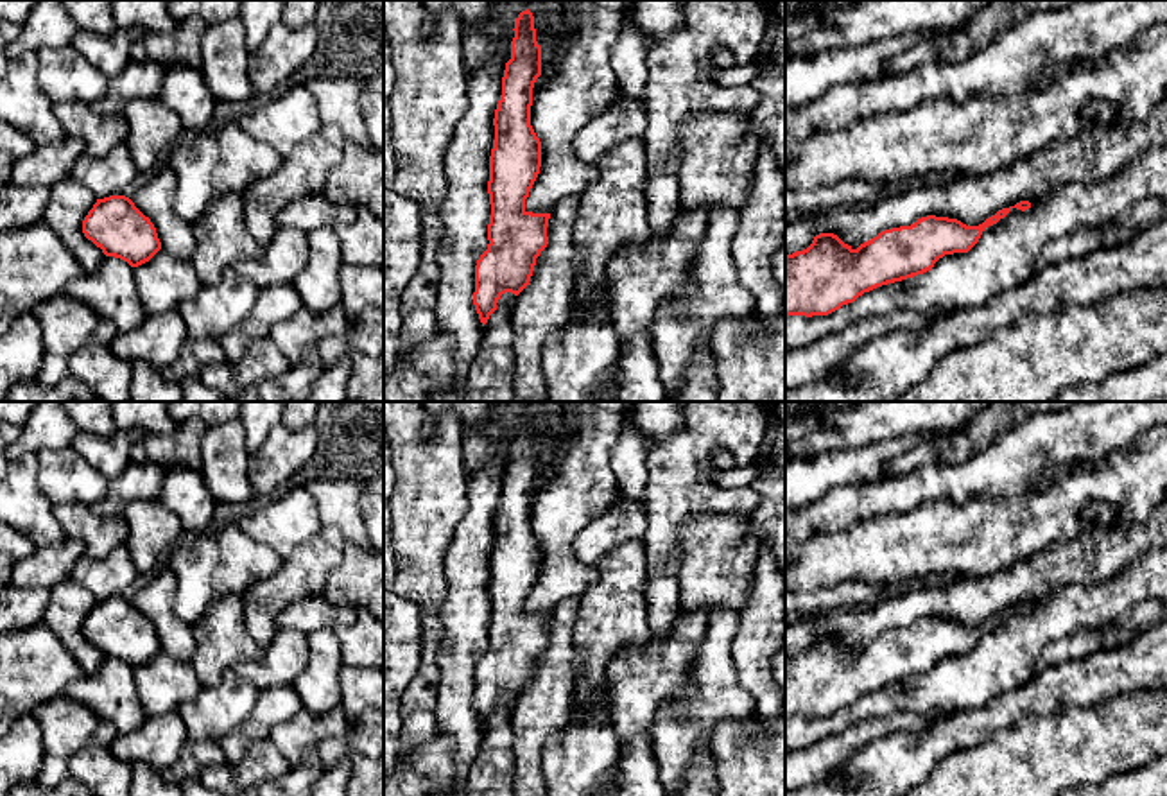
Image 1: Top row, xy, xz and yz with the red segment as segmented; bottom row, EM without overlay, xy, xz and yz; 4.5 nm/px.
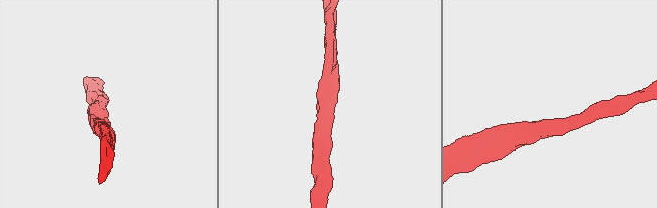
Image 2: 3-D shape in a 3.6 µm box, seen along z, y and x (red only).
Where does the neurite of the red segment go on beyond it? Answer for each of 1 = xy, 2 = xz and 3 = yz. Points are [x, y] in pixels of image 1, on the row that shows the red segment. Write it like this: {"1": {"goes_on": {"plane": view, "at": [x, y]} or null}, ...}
{"1": {"goes_on": null}, "2": {"goes_on": null}, "3": {"goes_on": null}}

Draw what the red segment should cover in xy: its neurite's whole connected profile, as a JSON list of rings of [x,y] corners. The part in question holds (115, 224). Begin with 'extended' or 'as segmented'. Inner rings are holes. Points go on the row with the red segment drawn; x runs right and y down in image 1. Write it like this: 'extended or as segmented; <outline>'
as segmented; [[[125,195],[97,199],[82,221],[82,233],[106,256],[115,256],[138,267],[160,249],[156,228]]]

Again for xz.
as segmented; [[[529,9],[518,14],[513,30],[511,59],[506,63],[493,118],[489,244],[475,265],[473,305],[482,326],[497,310],[502,294],[518,296],[529,285],[536,258],[549,240],[550,213],[525,210],[541,167],[541,142],[531,125],[532,88],[541,75],[541,47]]]

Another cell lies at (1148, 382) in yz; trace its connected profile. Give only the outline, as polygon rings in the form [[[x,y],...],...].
[[[1167,353],[1099,382],[1065,389],[1050,402],[1167,402]]]

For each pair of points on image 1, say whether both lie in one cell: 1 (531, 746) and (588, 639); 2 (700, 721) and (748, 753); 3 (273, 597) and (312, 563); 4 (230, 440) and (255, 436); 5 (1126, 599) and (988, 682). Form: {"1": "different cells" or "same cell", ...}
{"1": "different cells", "2": "different cells", "3": "same cell", "4": "different cells", "5": "same cell"}

